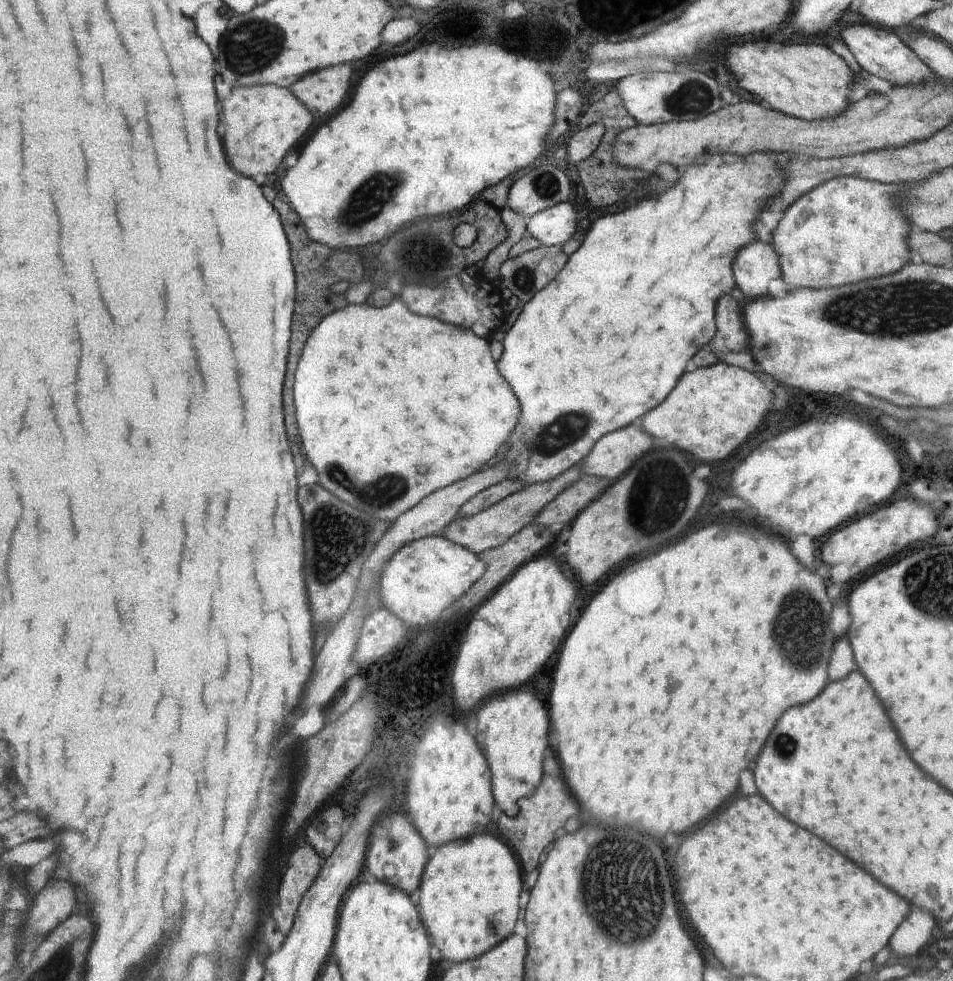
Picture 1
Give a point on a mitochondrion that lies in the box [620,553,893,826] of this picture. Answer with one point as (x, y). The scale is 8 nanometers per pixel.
(802, 655)

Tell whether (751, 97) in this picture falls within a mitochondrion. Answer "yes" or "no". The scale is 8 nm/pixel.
no

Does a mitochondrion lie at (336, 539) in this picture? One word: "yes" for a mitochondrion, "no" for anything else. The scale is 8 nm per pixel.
yes

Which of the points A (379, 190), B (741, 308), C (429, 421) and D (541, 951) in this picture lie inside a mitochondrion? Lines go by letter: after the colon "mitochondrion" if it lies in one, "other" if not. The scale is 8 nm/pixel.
A: mitochondrion
B: other
C: other
D: other

